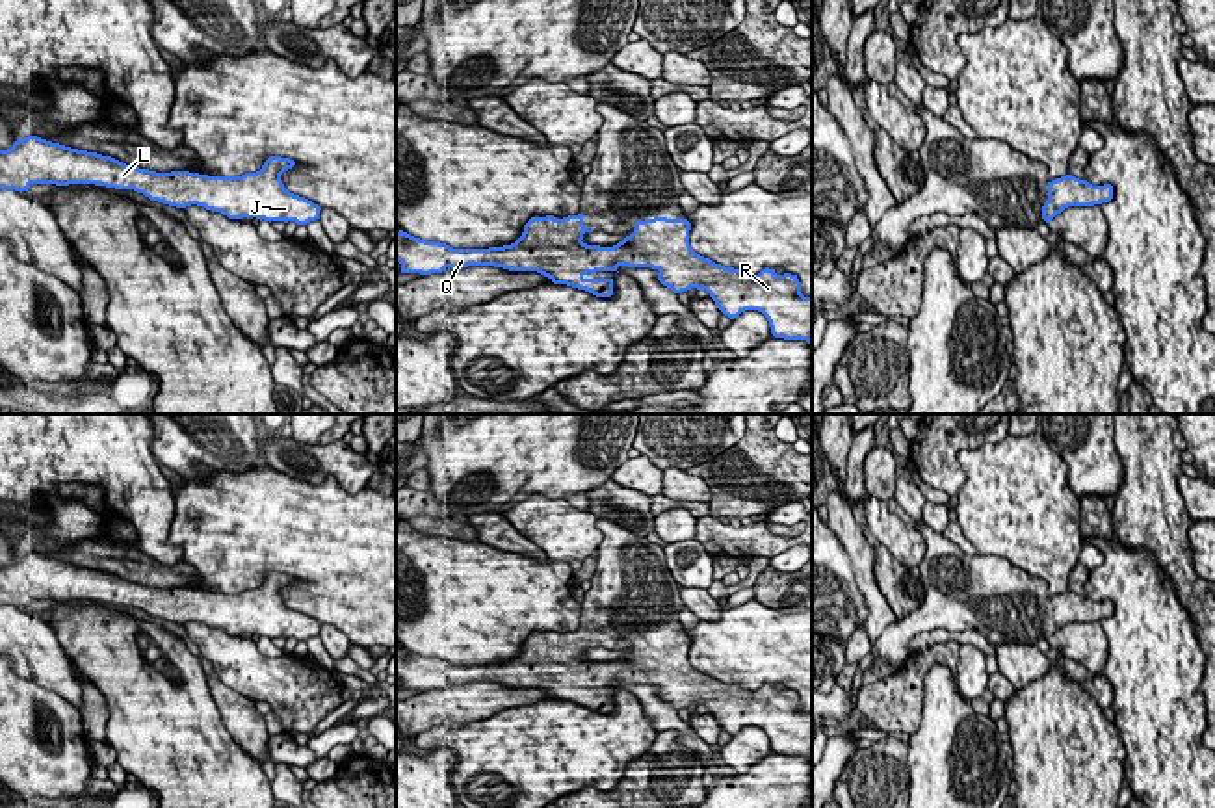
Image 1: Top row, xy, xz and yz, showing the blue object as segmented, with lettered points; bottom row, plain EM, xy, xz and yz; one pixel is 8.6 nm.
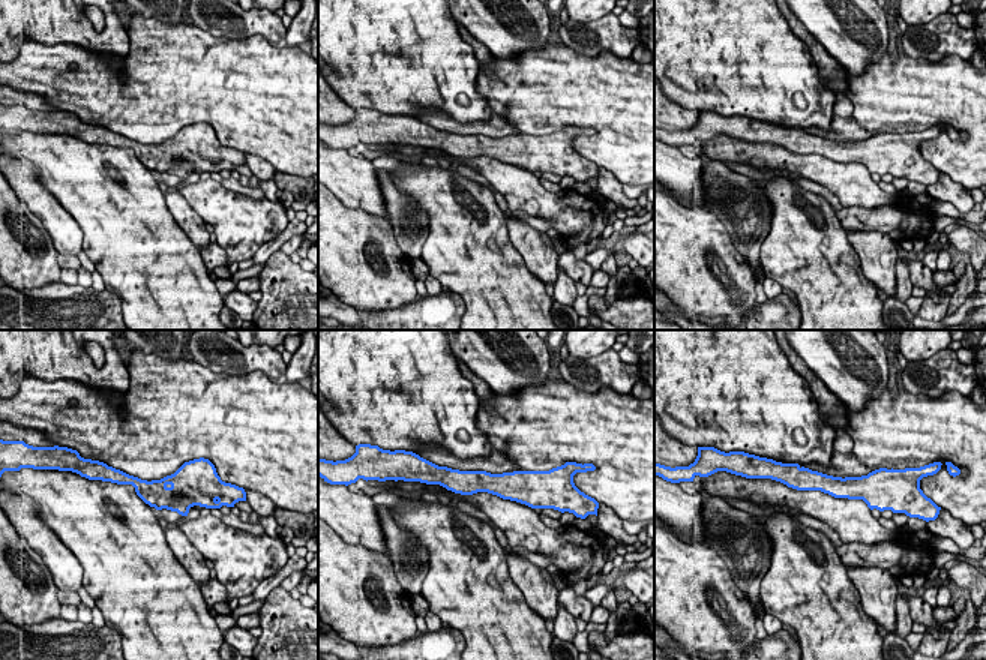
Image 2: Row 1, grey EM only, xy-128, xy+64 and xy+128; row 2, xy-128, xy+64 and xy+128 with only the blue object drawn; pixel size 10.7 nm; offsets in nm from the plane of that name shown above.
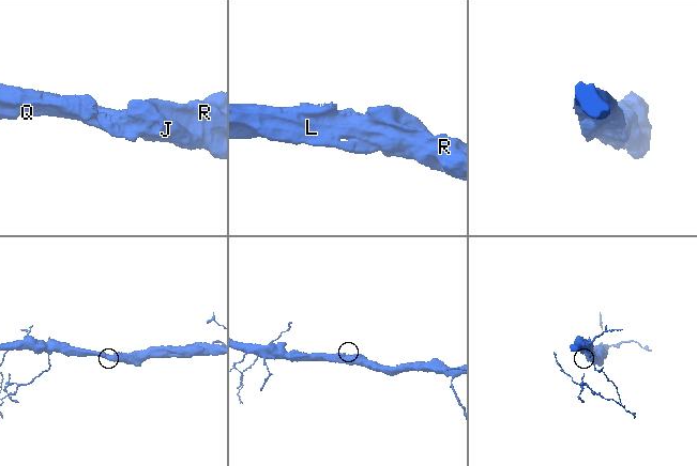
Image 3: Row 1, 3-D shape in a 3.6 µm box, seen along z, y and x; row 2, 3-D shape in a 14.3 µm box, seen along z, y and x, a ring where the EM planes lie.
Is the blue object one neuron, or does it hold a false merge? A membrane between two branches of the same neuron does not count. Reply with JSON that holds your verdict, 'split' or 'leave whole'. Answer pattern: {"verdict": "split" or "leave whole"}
{"verdict": "leave whole"}

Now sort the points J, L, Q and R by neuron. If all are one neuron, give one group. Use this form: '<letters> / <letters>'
J L Q R

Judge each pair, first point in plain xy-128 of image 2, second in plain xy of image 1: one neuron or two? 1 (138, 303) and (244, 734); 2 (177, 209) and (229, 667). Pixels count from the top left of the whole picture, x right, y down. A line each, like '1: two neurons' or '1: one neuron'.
1: two neurons
2: two neurons

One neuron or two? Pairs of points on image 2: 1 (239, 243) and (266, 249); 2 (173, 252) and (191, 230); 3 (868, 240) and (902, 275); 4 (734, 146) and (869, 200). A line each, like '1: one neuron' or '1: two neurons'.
1: two neurons
2: two neurons
3: two neurons
4: one neuron

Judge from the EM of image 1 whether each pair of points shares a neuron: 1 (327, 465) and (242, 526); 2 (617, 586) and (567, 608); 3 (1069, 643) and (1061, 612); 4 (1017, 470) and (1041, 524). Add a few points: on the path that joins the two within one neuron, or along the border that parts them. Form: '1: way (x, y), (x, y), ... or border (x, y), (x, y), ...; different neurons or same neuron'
1: border (264, 465), (313, 483), (331, 476), (348, 491); different neurons
2: border (582, 604), (578, 623); different neurons
3: border (1065, 625), (1048, 639); different neurons
4: way (1017, 483), (1017, 500), (1028, 511); same neuron

